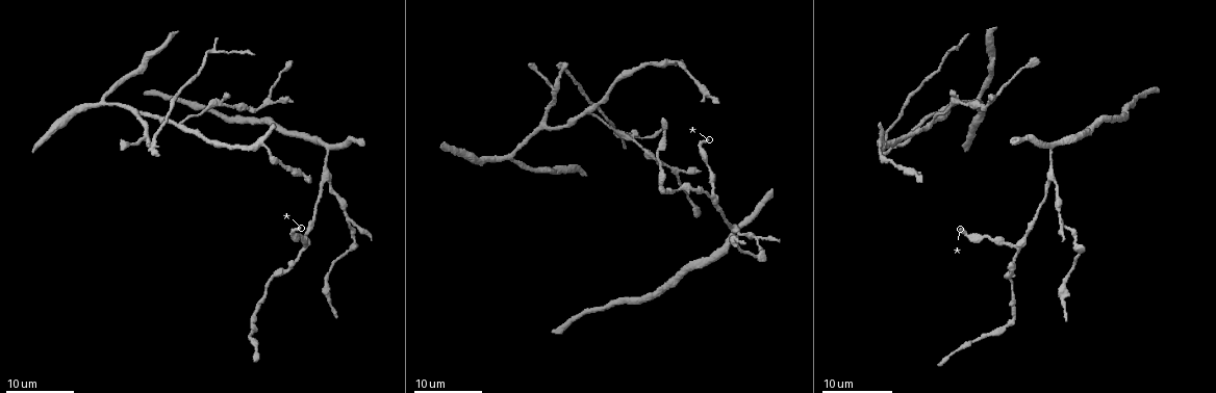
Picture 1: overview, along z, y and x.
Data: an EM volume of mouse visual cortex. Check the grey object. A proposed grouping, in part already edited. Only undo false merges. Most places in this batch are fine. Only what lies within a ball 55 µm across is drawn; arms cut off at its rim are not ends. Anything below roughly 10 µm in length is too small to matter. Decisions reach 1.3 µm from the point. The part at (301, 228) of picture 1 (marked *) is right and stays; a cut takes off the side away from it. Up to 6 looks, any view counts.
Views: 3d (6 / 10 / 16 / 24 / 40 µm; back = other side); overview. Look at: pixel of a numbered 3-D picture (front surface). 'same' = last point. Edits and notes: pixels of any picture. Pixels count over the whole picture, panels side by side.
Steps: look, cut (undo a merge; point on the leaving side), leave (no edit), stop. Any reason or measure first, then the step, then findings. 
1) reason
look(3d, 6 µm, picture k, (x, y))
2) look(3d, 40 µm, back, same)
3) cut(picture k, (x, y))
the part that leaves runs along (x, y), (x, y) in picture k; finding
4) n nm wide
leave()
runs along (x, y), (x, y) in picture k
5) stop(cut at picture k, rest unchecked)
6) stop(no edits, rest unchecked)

look(3d, 16 µm, picture 1, (1055, 179))

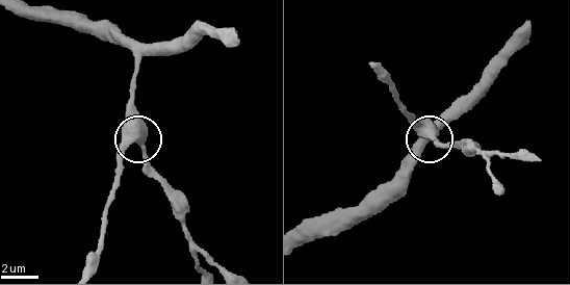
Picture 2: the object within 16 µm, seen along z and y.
zoom in
look(3d, 10 µm, picture 2, (142, 140))

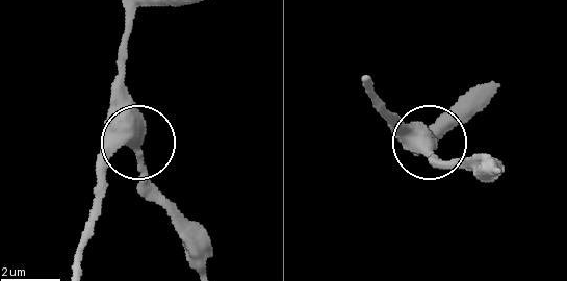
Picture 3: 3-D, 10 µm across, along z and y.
420 nm wide
leave()
continuous, no second neuron

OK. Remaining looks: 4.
three-way junction
look(3d, 16 µm, picture 1, (589, 114))

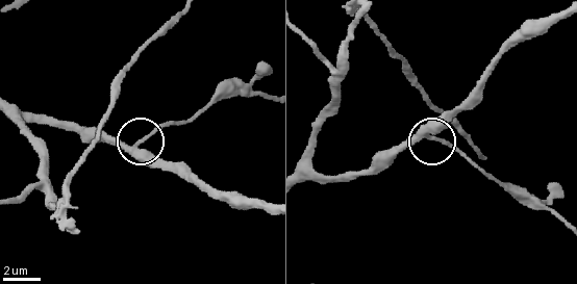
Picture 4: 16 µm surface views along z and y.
look(3d, 10 µm, picture 4, (139, 143))

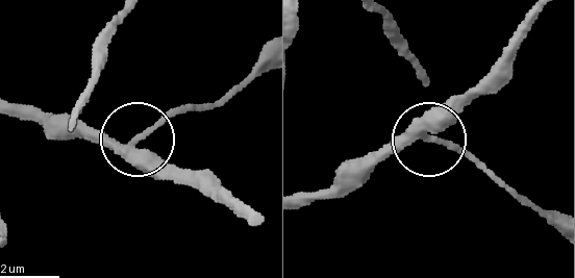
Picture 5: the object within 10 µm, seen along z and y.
look(3d, 10 µm, back, picture 5, (138, 139))

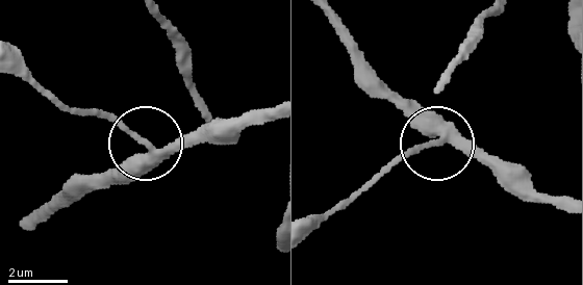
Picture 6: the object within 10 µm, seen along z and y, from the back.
3 arms
leave()
runs along (329, 20), (347, 50), (433, 139), (386, 174) in picture 6; continuous, no second neuron

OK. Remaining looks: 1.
stop(no edits, rest unchecked)

